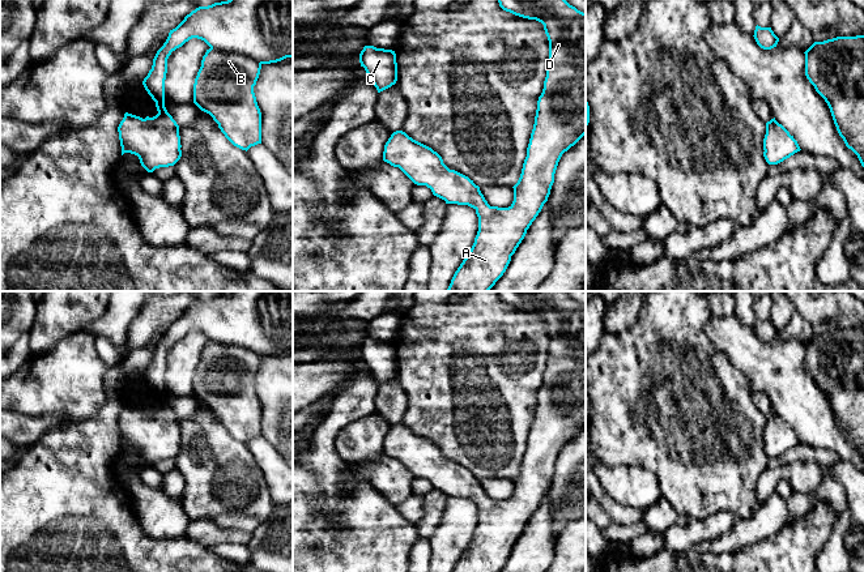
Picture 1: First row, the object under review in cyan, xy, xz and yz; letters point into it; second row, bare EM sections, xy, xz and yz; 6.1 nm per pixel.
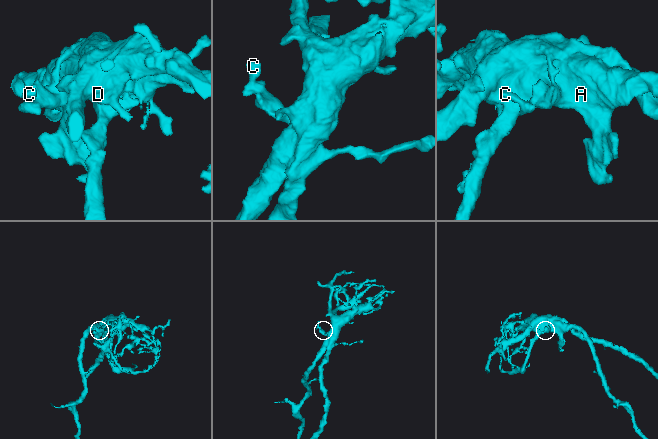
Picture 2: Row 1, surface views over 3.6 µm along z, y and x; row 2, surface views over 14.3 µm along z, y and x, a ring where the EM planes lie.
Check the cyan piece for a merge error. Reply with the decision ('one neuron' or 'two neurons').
two neurons

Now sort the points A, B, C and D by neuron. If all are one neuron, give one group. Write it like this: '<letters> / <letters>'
A B C / D

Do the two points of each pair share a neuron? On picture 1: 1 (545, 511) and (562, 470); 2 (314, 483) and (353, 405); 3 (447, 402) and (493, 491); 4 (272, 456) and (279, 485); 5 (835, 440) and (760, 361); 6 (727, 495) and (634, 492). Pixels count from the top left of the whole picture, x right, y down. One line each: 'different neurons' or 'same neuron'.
1: different neurons
2: same neuron
3: different neurons
4: same neuron
5: same neuron
6: different neurons

